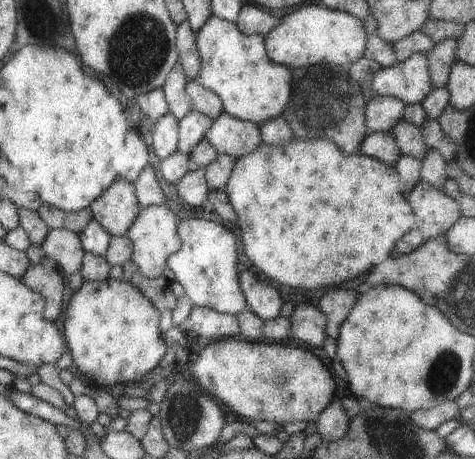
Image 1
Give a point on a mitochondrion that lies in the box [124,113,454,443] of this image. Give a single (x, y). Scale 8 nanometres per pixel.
(186, 414)

